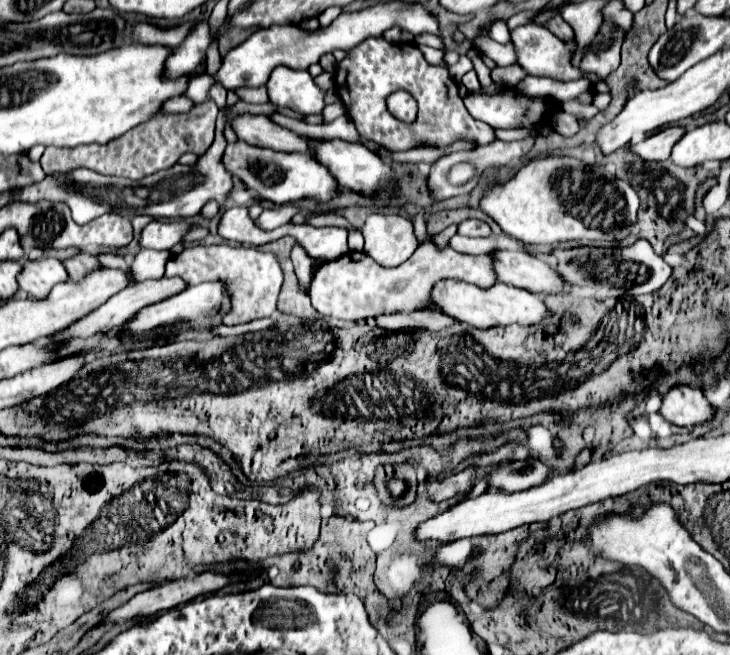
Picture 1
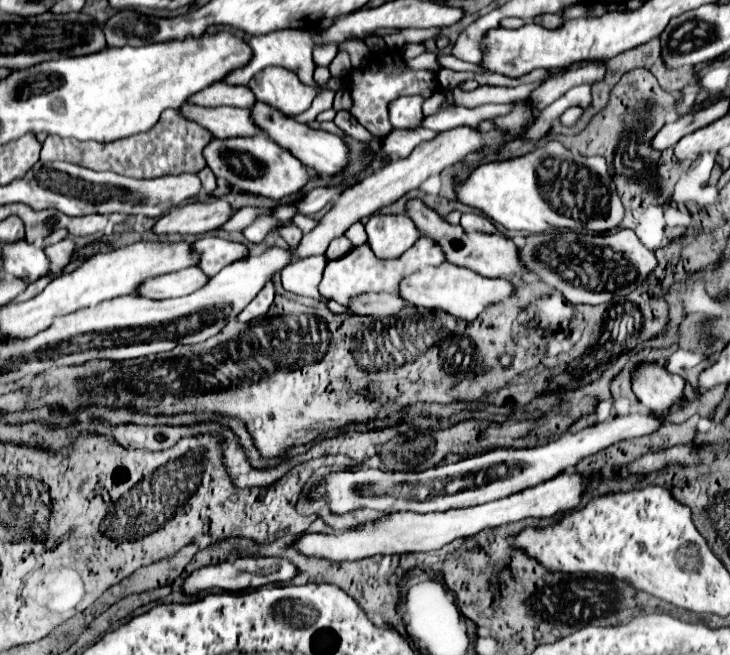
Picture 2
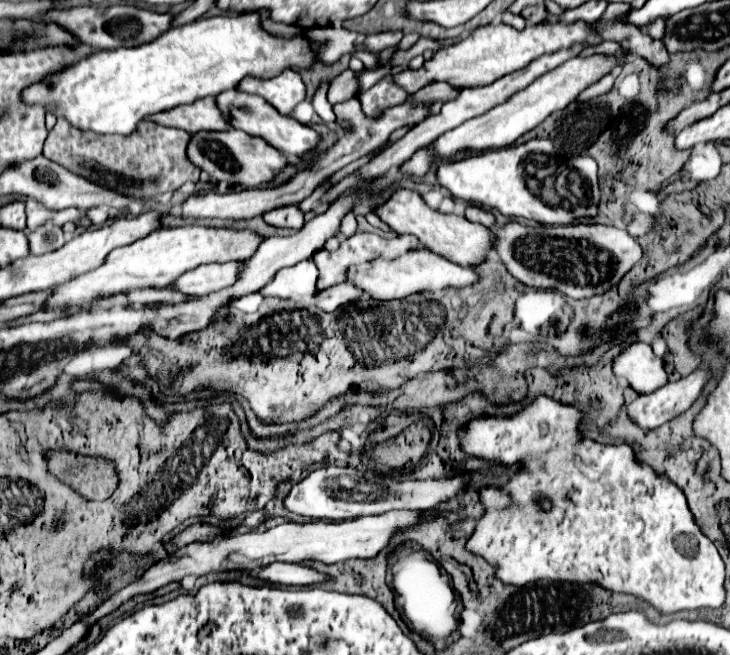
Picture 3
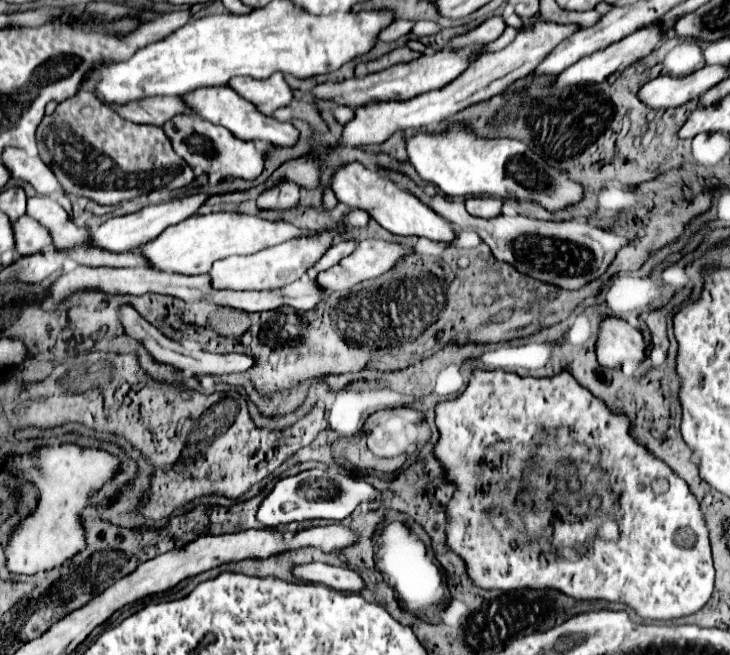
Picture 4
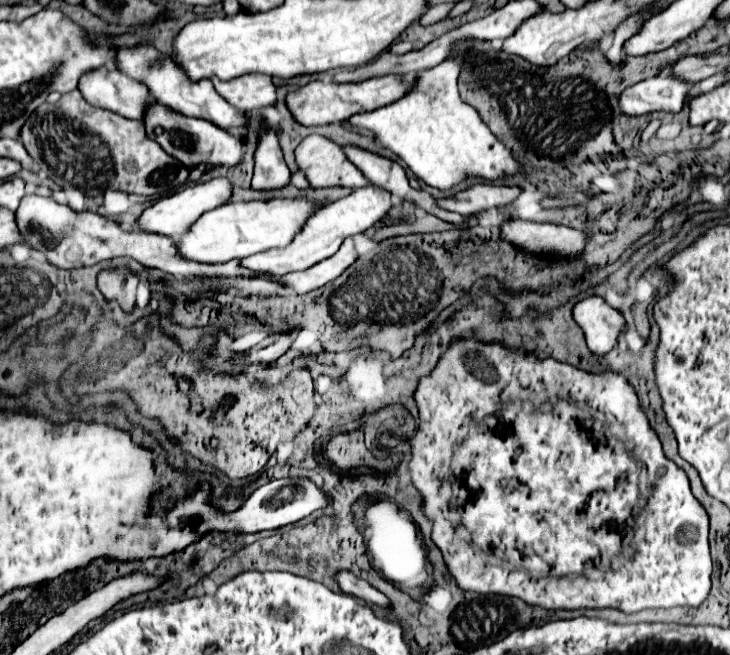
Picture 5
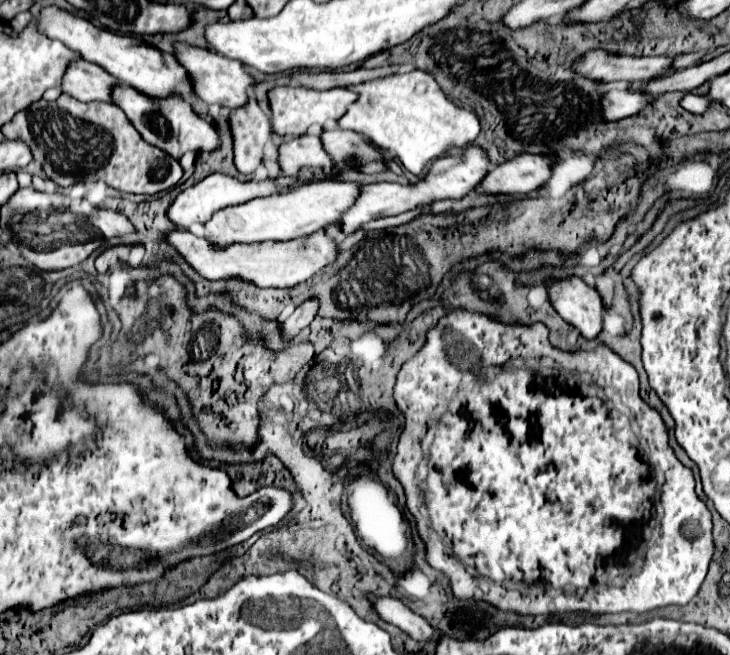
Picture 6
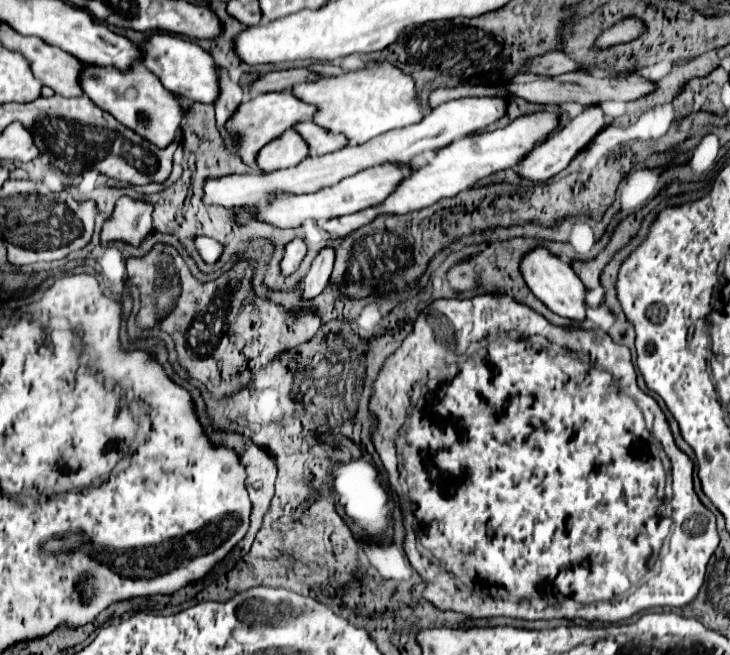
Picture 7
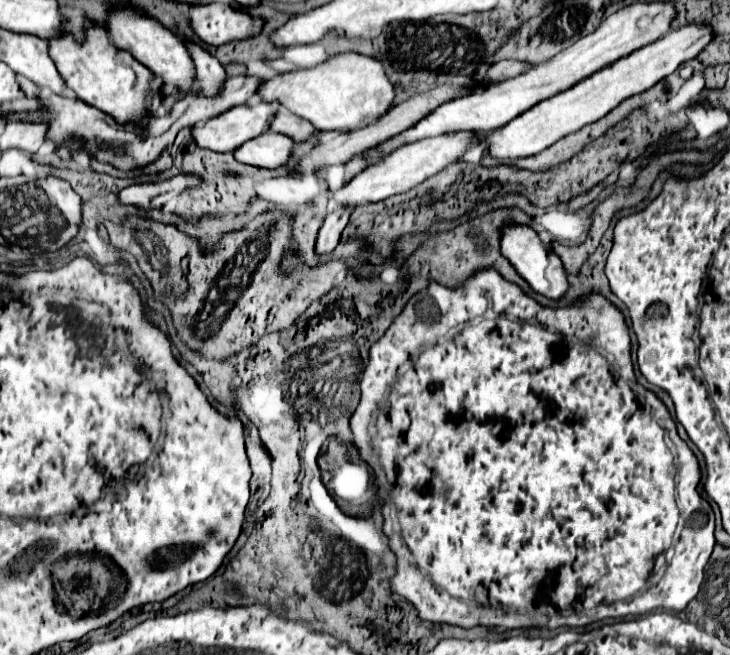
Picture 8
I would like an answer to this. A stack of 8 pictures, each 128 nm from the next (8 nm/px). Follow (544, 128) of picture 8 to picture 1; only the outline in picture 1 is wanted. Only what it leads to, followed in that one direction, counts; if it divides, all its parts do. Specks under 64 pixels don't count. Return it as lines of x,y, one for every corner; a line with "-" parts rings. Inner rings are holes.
162,276
162,278
158,278
158,280
134,282
134,284
126,286
122,292
114,294
114,296
112,296
106,304
102,304
98,310
90,312
88,316
84,316
84,318
80,318
78,322
74,322
74,324
66,330
64,336
80,336
80,338
94,338
94,336
100,336
100,334
104,334
104,332
108,332
108,330
112,330
112,328
118,328
118,326
122,326
124,322
132,320
132,316
136,316
136,312
140,312
144,306
156,304
156,302
160,302
160,300
164,300
164,298
170,298
170,296
174,296
174,294
186,290
186,288
188,288
188,284
184,284
182,280
176,280
176,276
174,276
172,280
168,280
166,276

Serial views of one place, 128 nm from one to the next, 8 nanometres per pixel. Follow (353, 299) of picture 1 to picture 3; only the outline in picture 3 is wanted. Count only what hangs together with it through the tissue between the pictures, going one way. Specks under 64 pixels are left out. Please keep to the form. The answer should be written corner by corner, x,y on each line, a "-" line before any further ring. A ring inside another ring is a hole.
364,232
354,234
354,236
350,236
350,238
342,238
338,250
332,250
332,252
320,250
320,252
316,252
316,256
312,256
312,260
316,262
316,268
318,268
316,288
318,288
318,290
324,290
324,288
328,288
328,286
346,282
346,272
348,272
350,266
354,266
354,264
372,262
372,260
376,260
378,256
390,260
390,258
394,258
394,256
398,256
398,254
404,254
404,252
408,252
408,250
412,250
412,248
418,248
418,246
420,246
420,242
416,240
416,236
410,236
410,234
398,236
398,238
394,238
394,240
384,240
384,238
380,238
378,234
364,234

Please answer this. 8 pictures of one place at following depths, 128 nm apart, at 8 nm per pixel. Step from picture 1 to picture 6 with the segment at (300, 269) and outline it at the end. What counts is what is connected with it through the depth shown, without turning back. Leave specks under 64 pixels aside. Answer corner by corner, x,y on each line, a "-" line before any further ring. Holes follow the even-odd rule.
248,100
244,108
230,112
230,132
234,142
234,166
242,174
254,172
262,166
262,148
270,140
270,120
260,110
256,100

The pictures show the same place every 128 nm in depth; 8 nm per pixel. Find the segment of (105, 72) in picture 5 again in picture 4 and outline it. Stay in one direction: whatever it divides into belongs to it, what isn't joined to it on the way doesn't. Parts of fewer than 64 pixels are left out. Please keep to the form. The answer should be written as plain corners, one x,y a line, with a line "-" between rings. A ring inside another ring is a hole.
158,96
156,100
132,100
132,104
124,104
124,108
112,108
122,118
140,124
164,126
174,114
188,112
188,106
180,100
180,96

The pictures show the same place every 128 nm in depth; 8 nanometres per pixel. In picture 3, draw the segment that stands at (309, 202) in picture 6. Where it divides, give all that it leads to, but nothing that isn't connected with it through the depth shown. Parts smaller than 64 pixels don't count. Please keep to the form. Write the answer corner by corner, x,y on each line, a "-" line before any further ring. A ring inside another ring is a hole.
178,226
178,228
160,228
146,238
140,238
128,246
116,248
108,254
106,262
82,276
76,276
54,288
54,294
48,298
50,308
62,308
66,304
88,302
92,298
108,298
120,292
130,292
134,288
166,288
184,272
208,264
208,262
230,262
230,260
248,260
256,248
262,244
264,236
248,228
208,228
208,226

